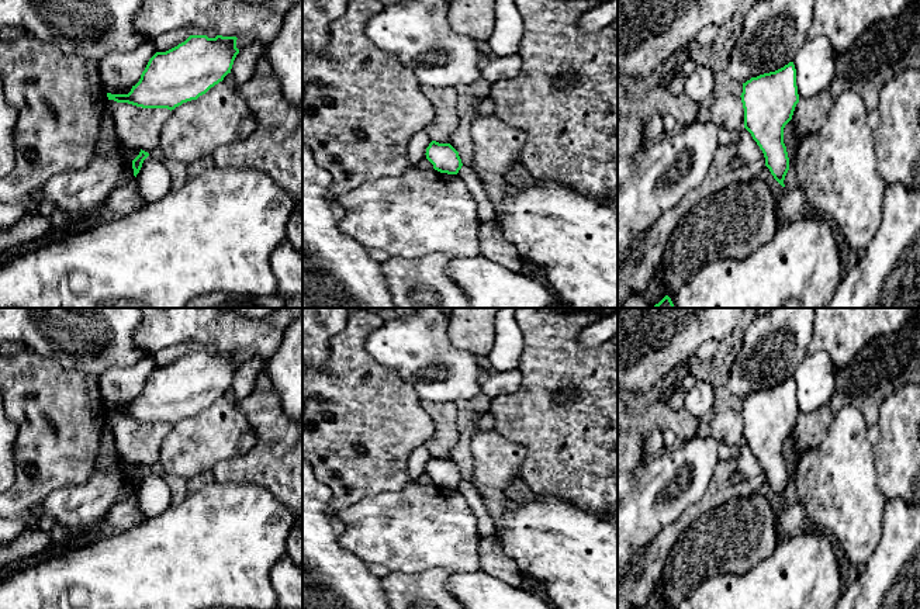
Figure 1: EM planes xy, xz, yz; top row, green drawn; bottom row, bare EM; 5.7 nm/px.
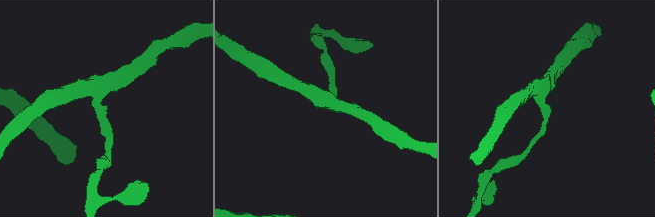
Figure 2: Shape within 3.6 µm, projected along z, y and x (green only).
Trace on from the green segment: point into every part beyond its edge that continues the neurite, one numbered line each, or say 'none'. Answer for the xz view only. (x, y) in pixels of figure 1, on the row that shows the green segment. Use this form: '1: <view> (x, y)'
none

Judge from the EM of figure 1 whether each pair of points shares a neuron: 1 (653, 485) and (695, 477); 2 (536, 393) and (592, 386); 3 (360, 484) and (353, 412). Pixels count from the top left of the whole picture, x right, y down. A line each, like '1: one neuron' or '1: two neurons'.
1: one neuron
2: one neuron
3: one neuron

